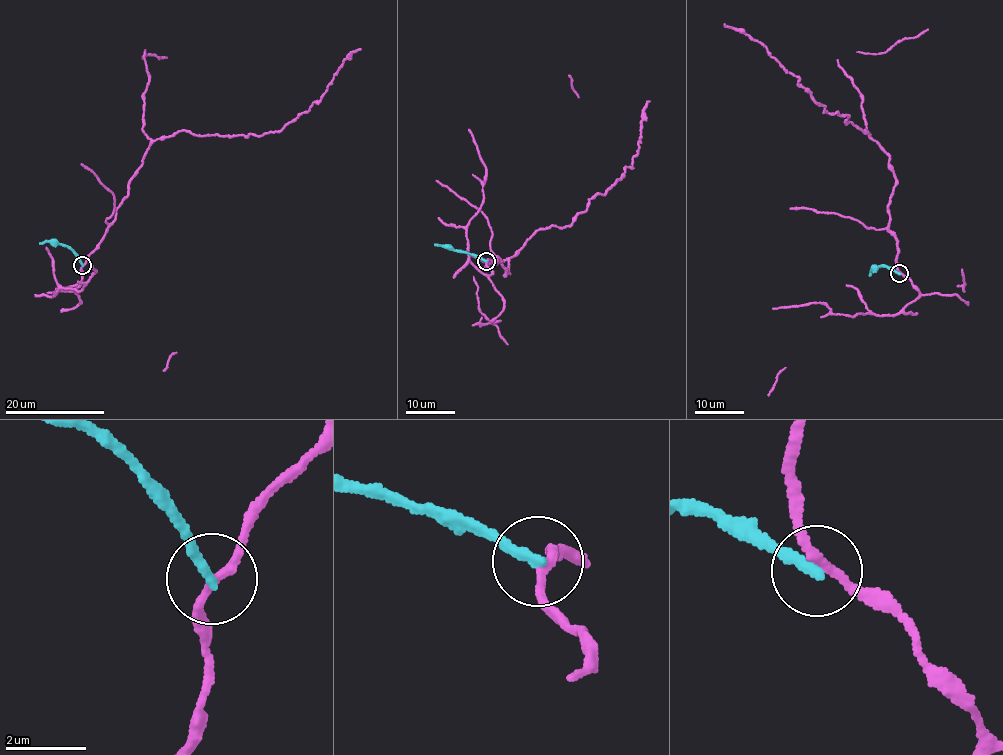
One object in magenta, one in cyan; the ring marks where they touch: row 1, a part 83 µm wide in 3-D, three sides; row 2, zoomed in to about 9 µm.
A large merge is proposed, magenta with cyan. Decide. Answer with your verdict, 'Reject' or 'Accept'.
Reject

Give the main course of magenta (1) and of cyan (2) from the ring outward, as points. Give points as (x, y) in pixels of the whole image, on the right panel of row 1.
1: (899, 272), (889, 157), (846, 124), (849, 115), (824, 112), (765, 46), (724, 24)
2: (899, 273), (882, 266), (869, 276)

